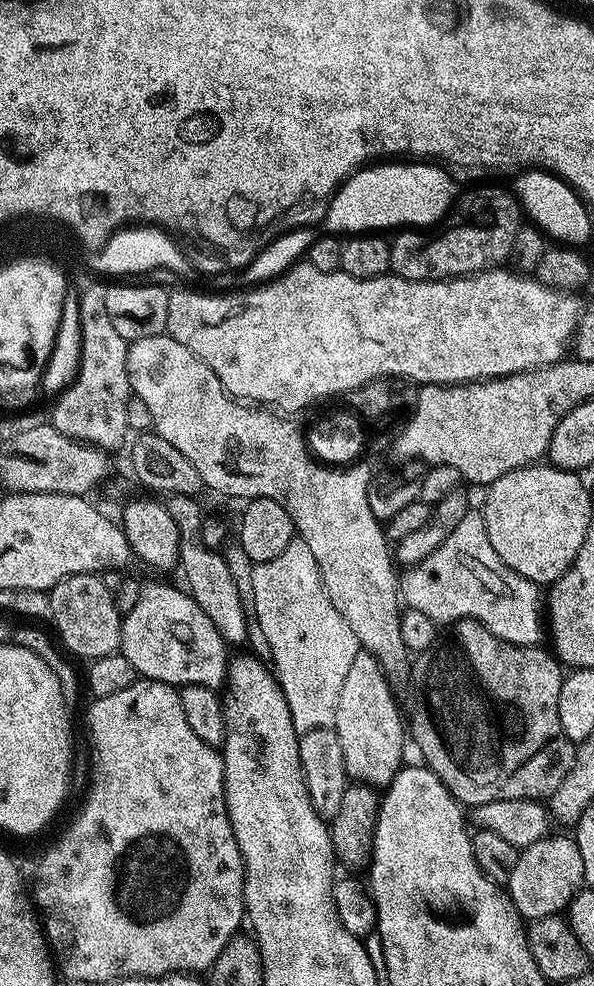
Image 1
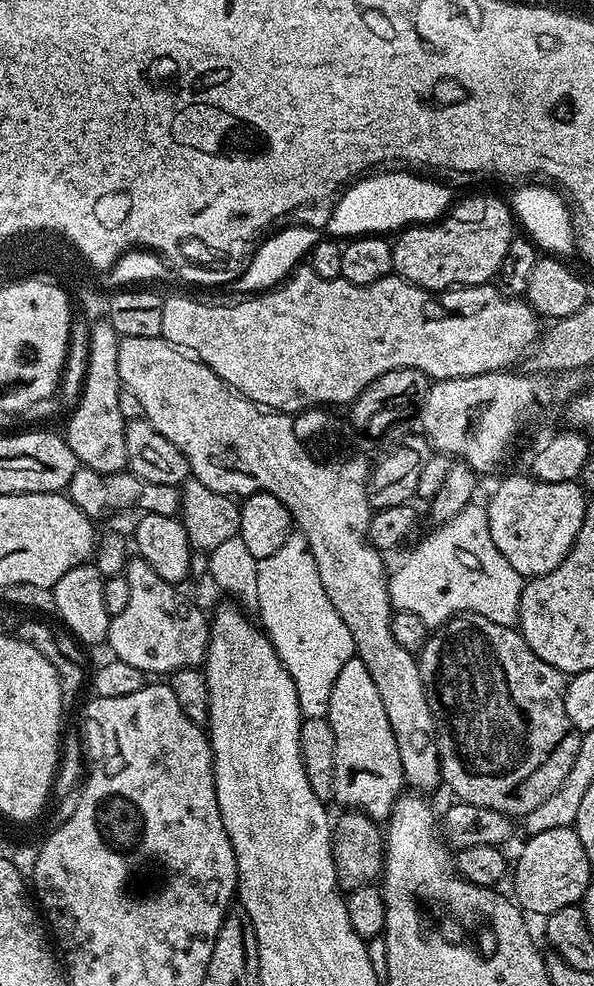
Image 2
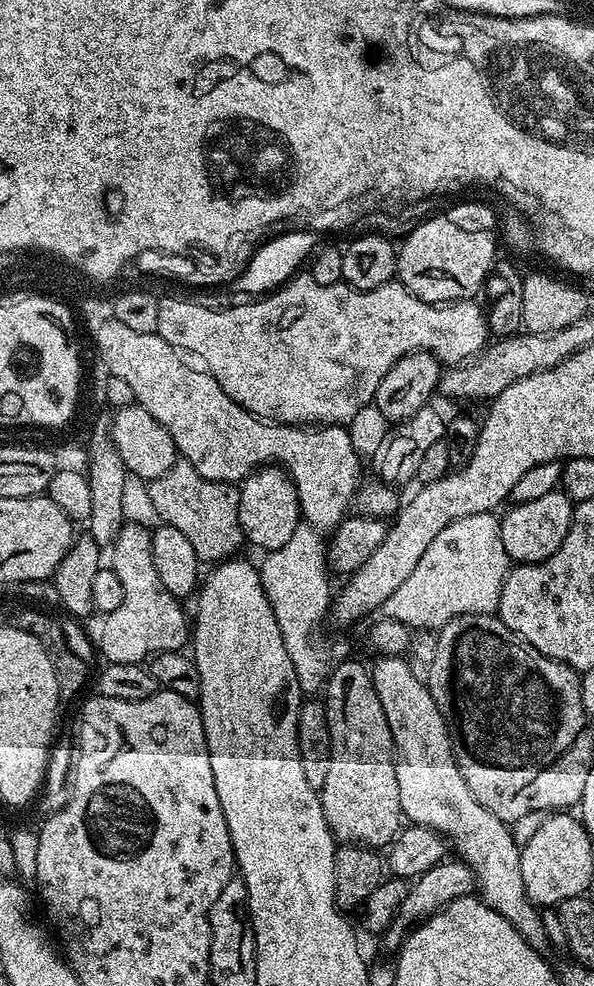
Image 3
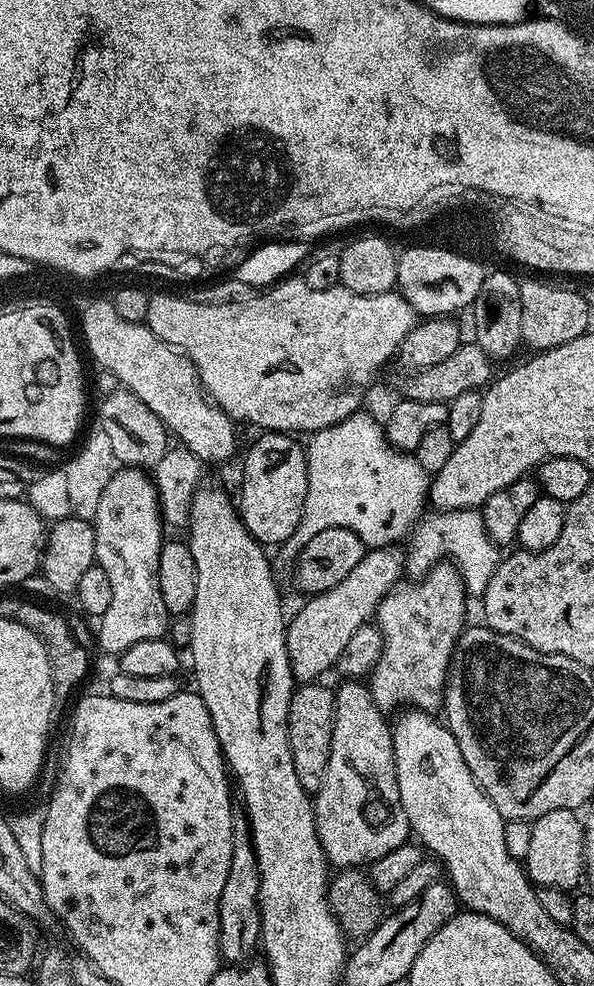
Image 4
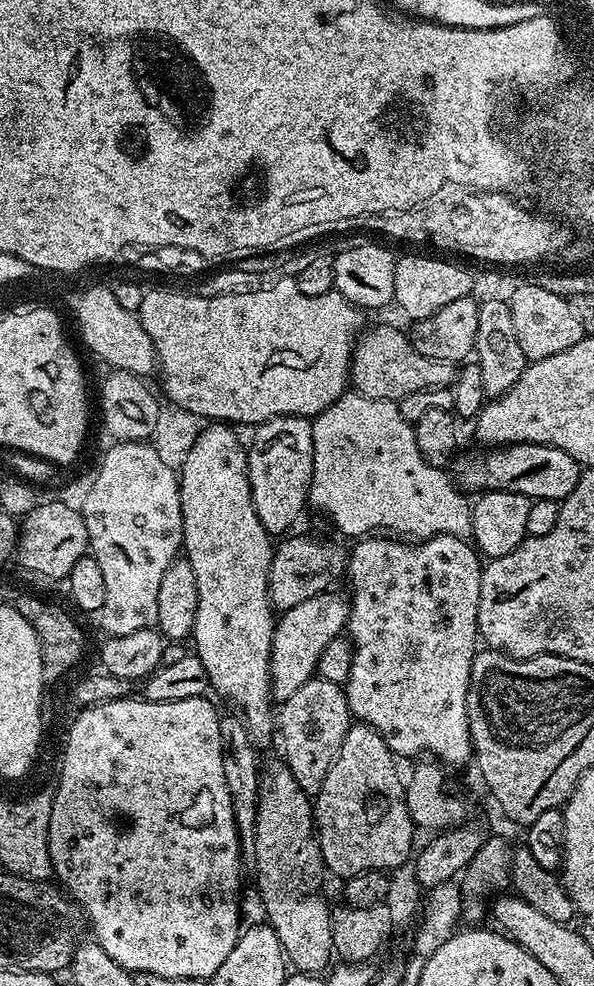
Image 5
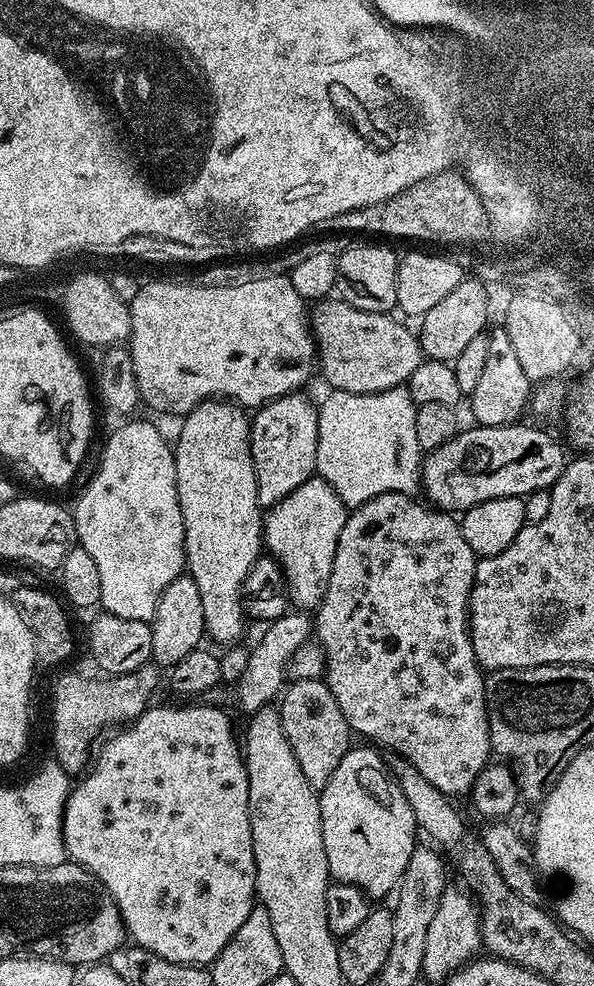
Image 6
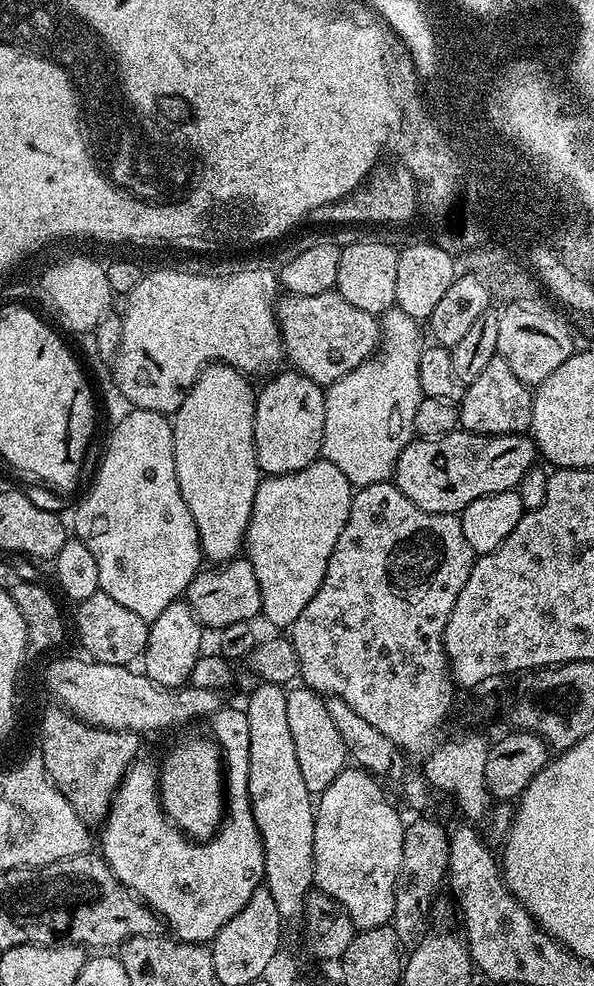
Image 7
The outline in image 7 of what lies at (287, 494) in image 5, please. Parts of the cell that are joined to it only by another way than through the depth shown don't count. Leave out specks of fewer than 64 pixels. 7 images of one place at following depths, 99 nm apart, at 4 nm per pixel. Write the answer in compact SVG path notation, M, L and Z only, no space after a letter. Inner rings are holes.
M280 370L267 381L264 389L256 392L256 413L254 414L254 446L256 461L261 473L281 476L294 473L321 459L324 451L324 427L326 426L325 389L310 378L295 370Z

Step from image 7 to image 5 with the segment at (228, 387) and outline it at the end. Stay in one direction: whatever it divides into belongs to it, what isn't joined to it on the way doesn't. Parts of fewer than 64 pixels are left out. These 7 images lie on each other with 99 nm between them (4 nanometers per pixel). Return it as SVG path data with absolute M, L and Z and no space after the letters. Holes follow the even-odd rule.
M212 422L201 427L197 440L190 448L190 452L178 469L178 483L180 486L180 509L182 510L182 530L184 531L184 542L182 545L183 555L194 566L194 578L198 578L198 610L196 621L192 627L191 643L196 643L194 654L206 666L208 683L211 691L217 692L224 700L229 700L243 715L245 726L252 740L257 745L264 744L273 739L274 736L274 701L272 699L272 630L274 627L274 609L268 600L268 571L272 561L272 550L274 547L273 537L258 522L258 514L254 510L254 502L250 494L250 478L248 477L248 454L245 445L240 445L236 437L237 429L224 422Z

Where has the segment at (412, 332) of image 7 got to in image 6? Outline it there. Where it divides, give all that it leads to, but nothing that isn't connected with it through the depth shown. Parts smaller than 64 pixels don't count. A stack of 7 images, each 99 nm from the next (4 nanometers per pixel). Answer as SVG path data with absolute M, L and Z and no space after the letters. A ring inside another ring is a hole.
M401 386L391 388L385 392L377 392L370 396L351 396L349 392L338 392L335 390L327 393L329 396L324 401L319 401L318 411L318 458L316 459L316 471L324 481L331 486L334 494L338 494L338 498L342 498L344 507L351 510L362 506L366 502L370 502L370 498L374 498L378 494L386 494L387 492L406 492L415 493L421 487L420 469L422 467L422 453L418 446L418 433L414 431L414 418L416 417L417 405L412 403L407 387Z

